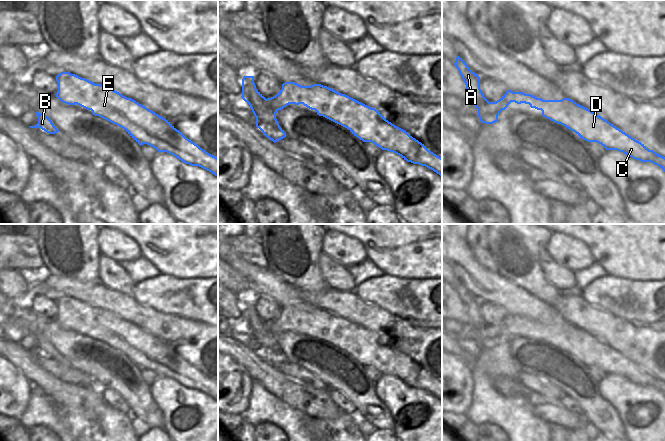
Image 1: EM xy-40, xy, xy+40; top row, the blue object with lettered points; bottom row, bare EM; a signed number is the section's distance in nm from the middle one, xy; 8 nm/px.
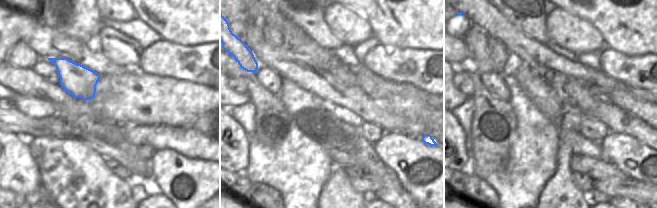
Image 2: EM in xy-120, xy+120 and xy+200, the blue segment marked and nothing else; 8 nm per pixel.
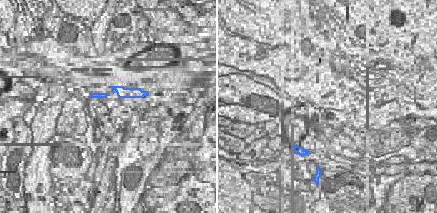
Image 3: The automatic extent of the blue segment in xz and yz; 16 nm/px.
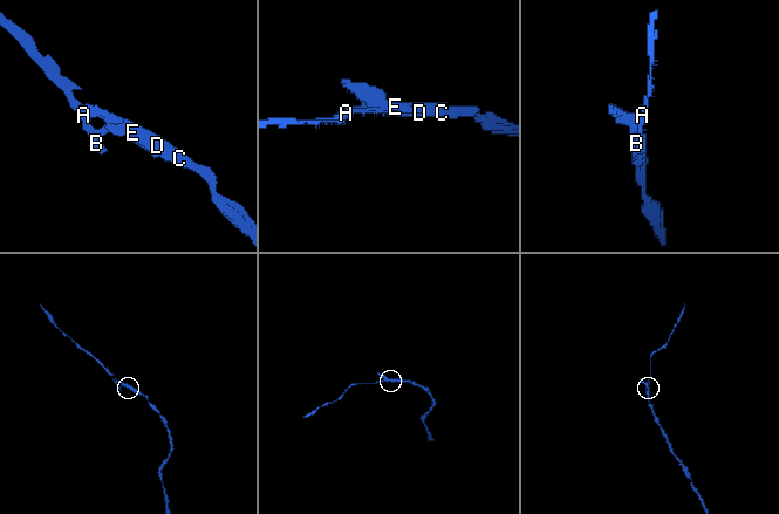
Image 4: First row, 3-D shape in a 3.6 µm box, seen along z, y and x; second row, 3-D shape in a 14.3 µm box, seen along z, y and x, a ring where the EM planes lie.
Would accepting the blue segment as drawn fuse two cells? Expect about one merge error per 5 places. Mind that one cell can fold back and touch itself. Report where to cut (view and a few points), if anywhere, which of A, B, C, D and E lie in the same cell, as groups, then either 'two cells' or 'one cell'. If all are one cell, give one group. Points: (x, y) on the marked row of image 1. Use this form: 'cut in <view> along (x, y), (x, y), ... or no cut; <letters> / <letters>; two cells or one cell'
cut in xy along (266, 99), (278, 109); A B / C D E; two cells

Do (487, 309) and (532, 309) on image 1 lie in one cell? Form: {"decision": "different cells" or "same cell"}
{"decision": "different cells"}

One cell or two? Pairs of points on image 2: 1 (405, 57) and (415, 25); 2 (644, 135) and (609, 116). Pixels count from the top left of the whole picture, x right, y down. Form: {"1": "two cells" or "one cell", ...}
{"1": "two cells", "2": "one cell"}

